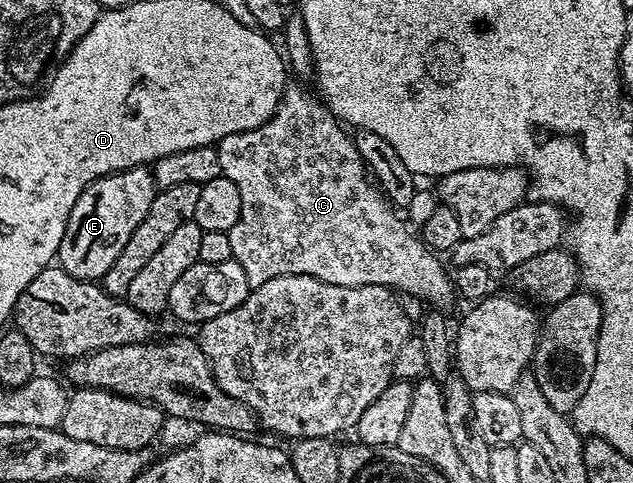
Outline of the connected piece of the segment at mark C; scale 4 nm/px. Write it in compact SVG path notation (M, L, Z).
M285 84L284 94L280 97L278 107L274 115L266 123L254 127L250 131L242 131L234 135L226 135L215 146L218 151L218 163L220 172L234 187L238 187L238 195L242 195L242 215L238 215L238 223L228 230L230 235L230 247L232 248L232 260L236 261L246 271L246 279L249 286L255 287L266 283L275 277L282 275L306 275L326 283L334 283L342 287L358 287L359 285L387 285L393 291L401 294L416 297L424 302L425 306L436 311L448 311L452 305L452 300L457 300L458 294L454 284L454 277L451 272L444 270L444 265L439 256L433 253L419 236L416 237L411 228L402 220L398 214L392 210L392 205L387 196L379 188L372 186L372 181L368 178L369 166L363 157L356 150L356 142L350 136L349 130L332 114L331 109L324 104L319 96L314 95L308 89L303 89L300 85Z

